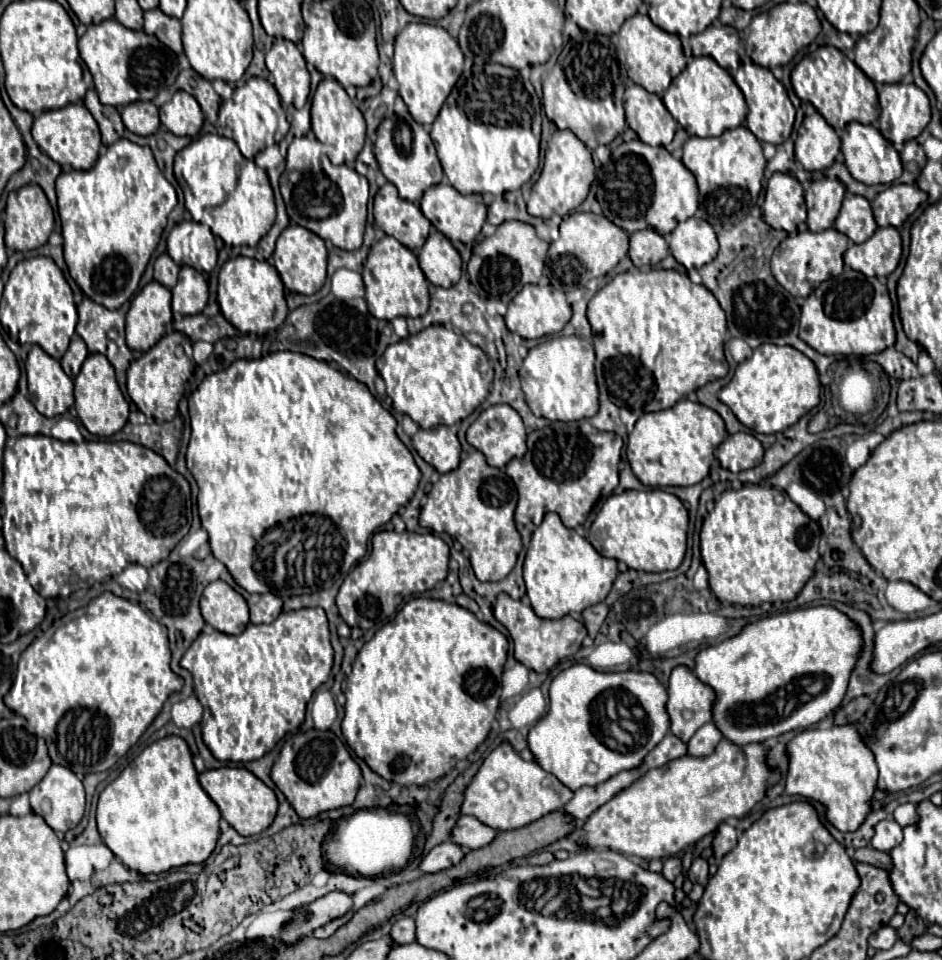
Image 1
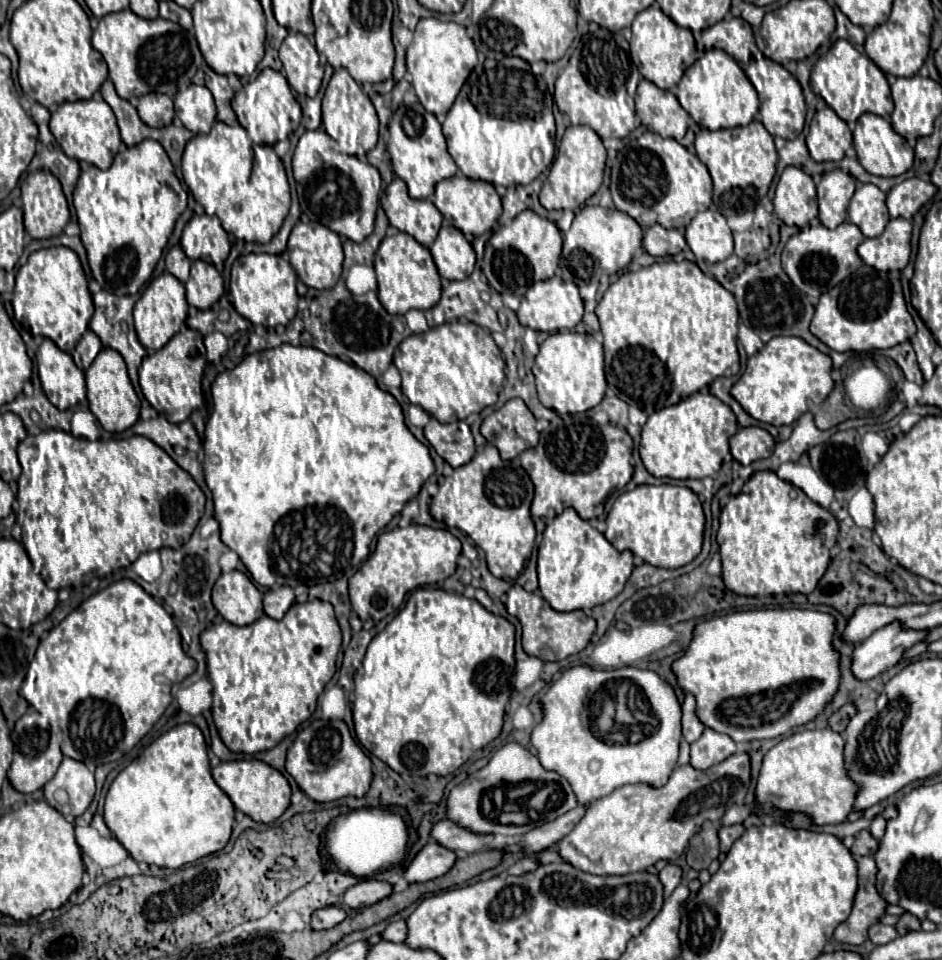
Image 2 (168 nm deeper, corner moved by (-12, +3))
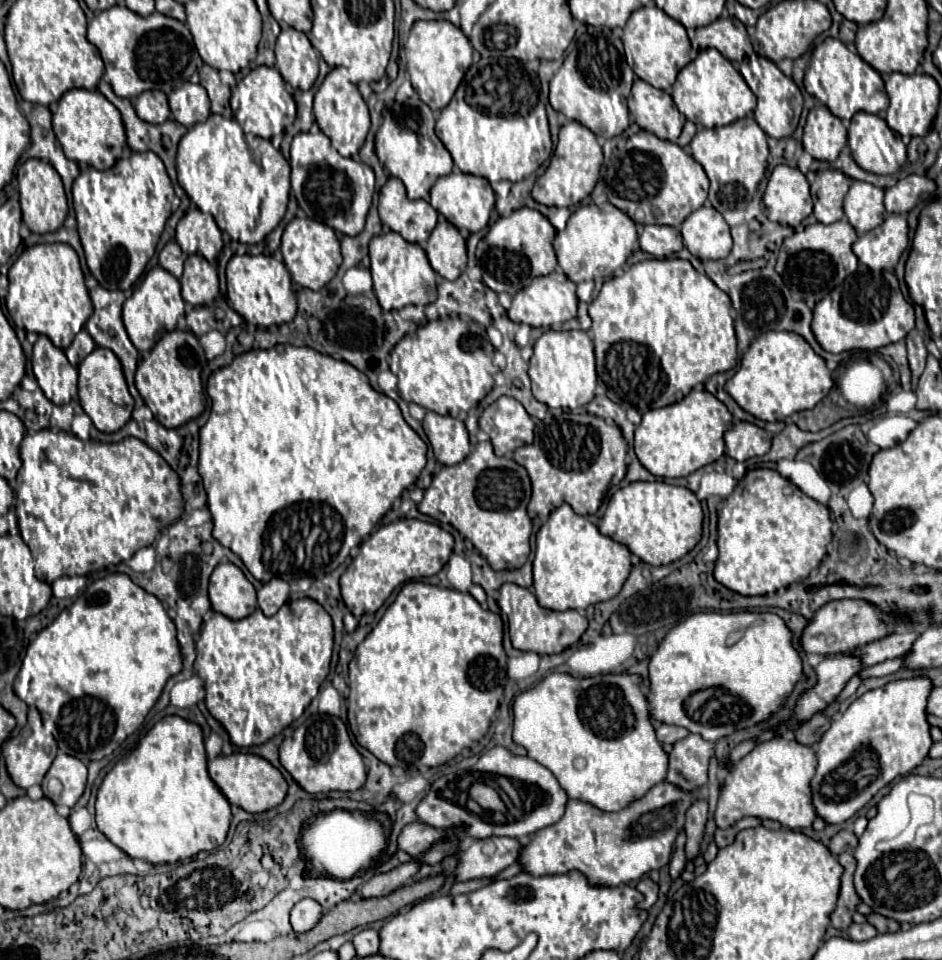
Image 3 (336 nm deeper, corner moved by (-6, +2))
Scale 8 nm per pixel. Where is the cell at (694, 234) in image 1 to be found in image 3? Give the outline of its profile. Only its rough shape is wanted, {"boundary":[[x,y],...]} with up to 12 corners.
{"boundary":[[711,205],[681,225],[685,247],[697,259],[723,259],[731,233]]}

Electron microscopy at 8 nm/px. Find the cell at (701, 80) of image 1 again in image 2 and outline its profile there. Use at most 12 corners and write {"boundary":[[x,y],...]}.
{"boundary":[[709,50],[677,100],[709,130],[745,126],[759,110],[753,84],[723,50]]}

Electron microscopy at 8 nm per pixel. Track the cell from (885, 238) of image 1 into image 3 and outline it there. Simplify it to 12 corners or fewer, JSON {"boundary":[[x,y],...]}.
{"boundary":[[889,215],[853,243],[869,269],[893,269],[909,243],[909,225]]}

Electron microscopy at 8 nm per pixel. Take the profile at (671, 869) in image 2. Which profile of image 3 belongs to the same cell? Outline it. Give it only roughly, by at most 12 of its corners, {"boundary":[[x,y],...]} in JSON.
{"boundary":[[649,877],[637,883],[643,901],[639,909],[649,909],[657,901],[657,883]]}

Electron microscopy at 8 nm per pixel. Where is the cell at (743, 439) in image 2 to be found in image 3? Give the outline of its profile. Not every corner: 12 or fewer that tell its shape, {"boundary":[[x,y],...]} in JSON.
{"boundary":[[739,421],[725,433],[729,457],[765,455],[771,433]]}

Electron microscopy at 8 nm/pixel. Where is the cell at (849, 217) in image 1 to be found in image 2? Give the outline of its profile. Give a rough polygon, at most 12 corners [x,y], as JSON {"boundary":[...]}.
{"boundary":[[859,184],[849,204],[849,220],[867,238],[889,222],[885,194]]}

